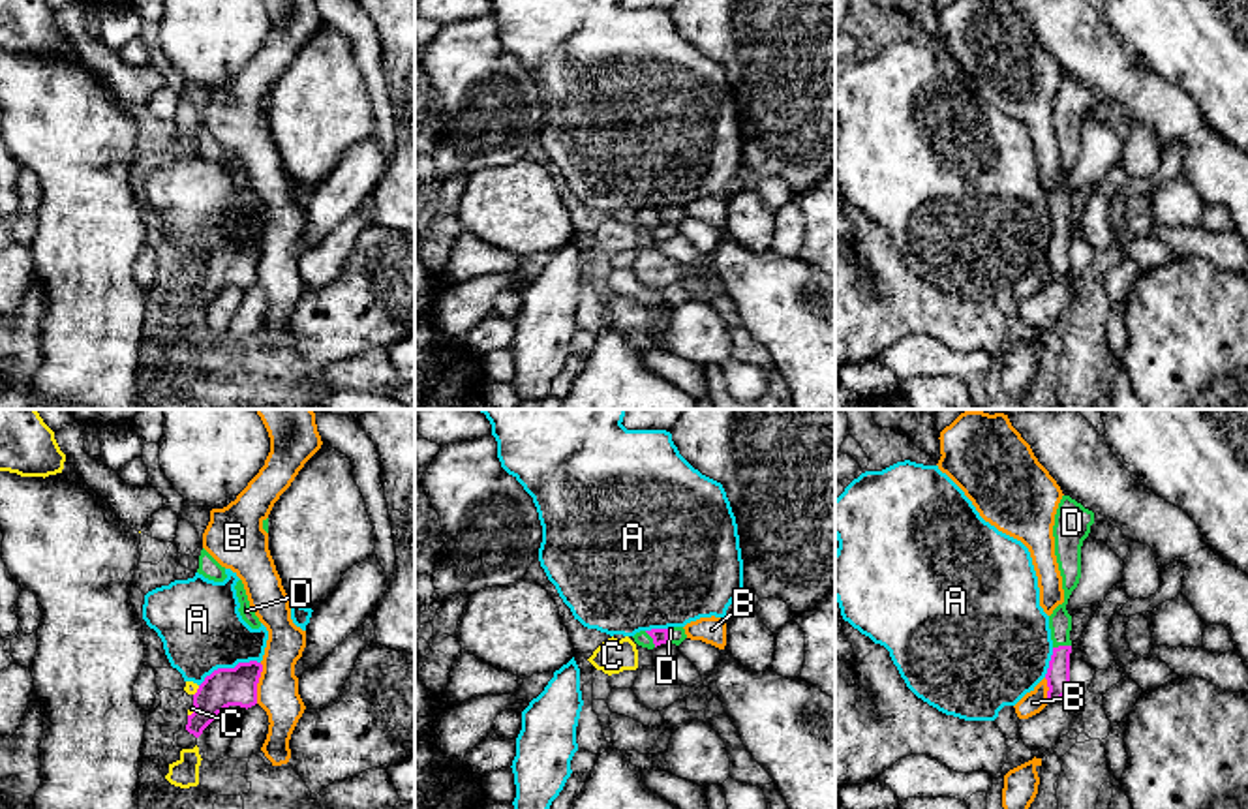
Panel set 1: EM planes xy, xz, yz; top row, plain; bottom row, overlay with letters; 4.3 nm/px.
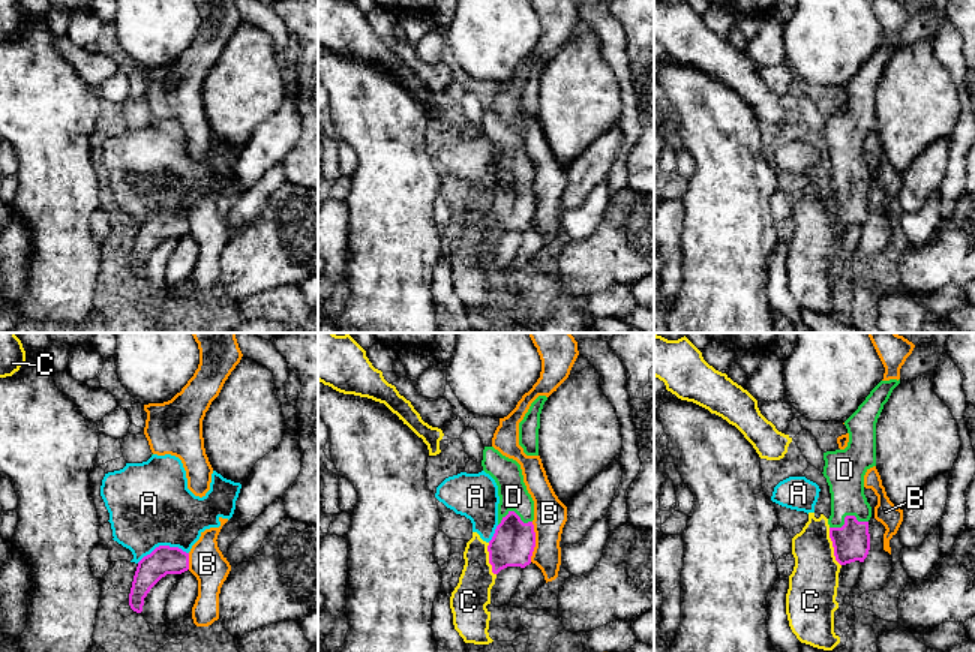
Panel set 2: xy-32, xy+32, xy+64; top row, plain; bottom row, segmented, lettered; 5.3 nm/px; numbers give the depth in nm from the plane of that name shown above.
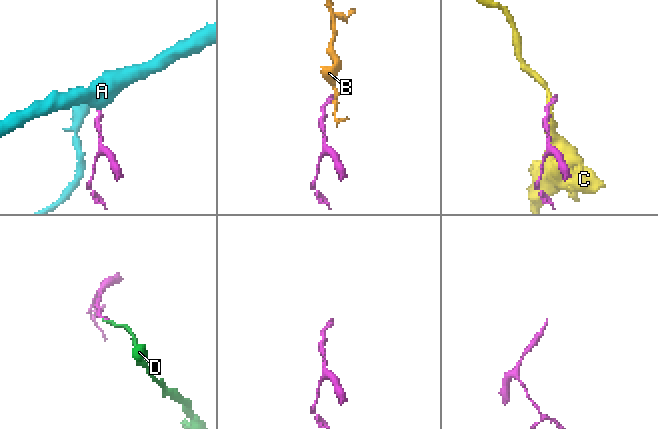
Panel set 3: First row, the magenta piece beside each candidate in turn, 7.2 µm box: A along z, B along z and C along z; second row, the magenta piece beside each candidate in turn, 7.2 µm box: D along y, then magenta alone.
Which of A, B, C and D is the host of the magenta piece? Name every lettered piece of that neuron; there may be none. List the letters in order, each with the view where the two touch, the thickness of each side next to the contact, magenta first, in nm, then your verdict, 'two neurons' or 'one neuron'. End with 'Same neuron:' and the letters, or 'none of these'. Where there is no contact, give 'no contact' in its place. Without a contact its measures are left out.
A: contact in xy; calibres 170 and 360 nm; two neurons
B: contact in xy; calibres 170 and 180 nm; two neurons
C: contact in xy; calibres 170 and 20 nm; two neurons
D: contact in yz; calibres 100 and 100 nm; one neuron
Same neuron: D

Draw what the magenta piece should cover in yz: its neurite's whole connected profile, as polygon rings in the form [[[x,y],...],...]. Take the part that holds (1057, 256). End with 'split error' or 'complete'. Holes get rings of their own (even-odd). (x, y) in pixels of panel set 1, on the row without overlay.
[[[1062,75],[1053,105],[1055,135],[1062,156],[1064,182],[1049,195],[1053,235],[1045,253],[1047,283],[1053,283],[1070,270],[1072,195],[1066,190],[1072,171],[1081,158],[1081,126],[1094,103],[1094,92],[1070,75]]]; split error

